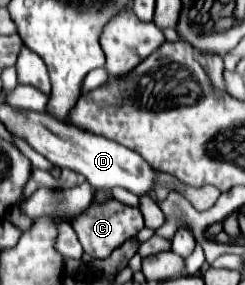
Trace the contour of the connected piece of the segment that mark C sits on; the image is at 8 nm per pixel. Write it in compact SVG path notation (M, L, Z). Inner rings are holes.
M111 199L105 205L91 203L89 211L85 215L81 215L79 219L75 219L71 225L75 227L85 253L89 253L95 259L107 259L113 253L113 249L121 247L127 239L135 237L145 227L141 211L135 209L135 207L119 203L117 199Z

